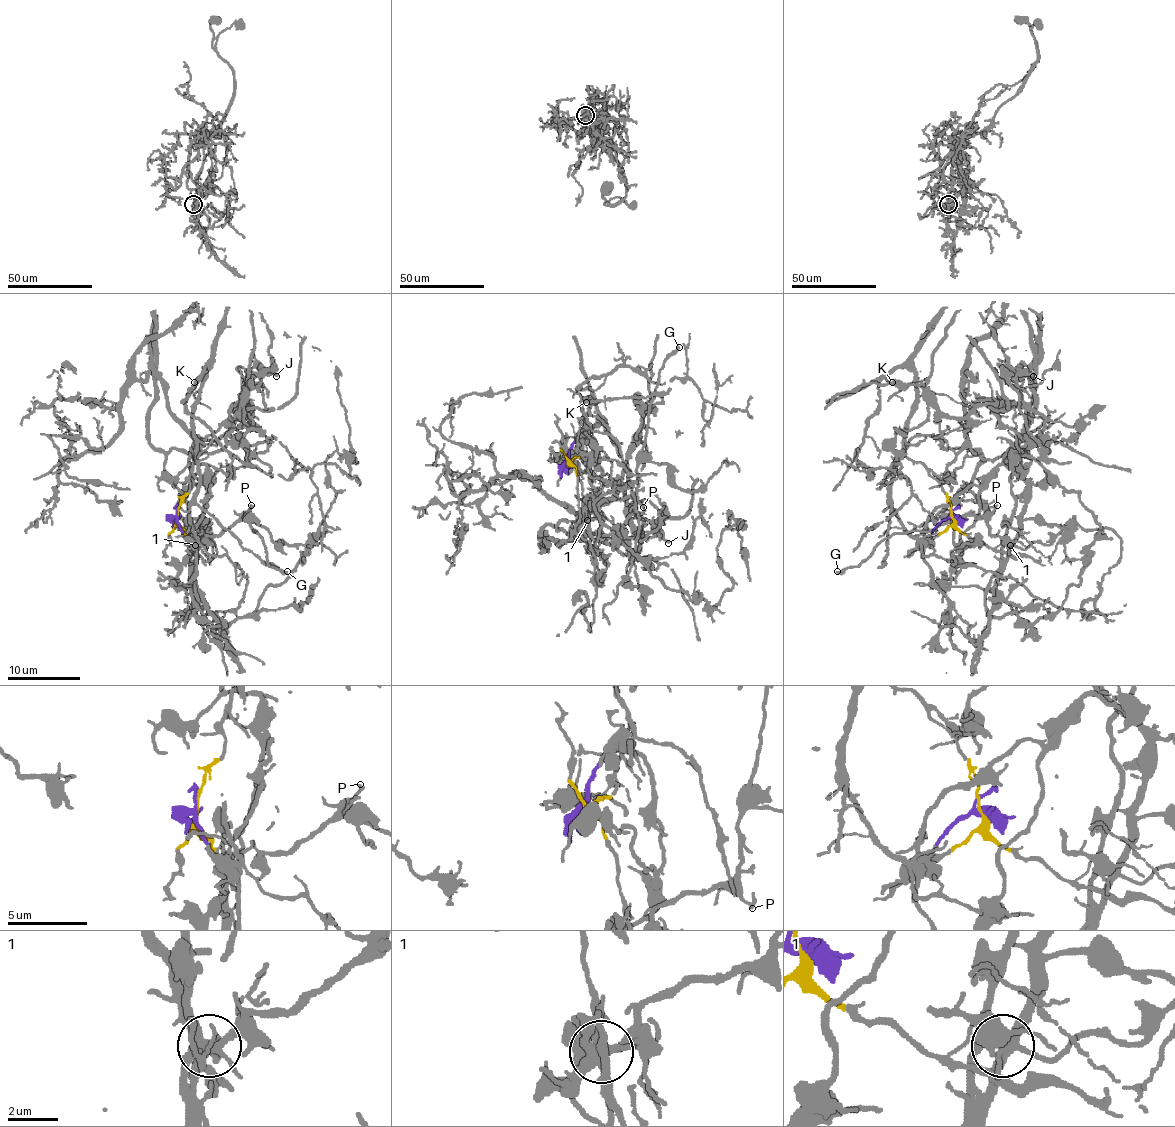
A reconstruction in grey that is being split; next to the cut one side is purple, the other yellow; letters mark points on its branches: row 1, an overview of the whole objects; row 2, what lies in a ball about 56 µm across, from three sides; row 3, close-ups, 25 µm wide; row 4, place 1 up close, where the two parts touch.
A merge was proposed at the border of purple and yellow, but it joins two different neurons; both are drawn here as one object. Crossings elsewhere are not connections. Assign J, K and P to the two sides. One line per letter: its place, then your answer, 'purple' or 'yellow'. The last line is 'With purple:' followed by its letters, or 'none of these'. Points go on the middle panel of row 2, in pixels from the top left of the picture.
J: place (668, 543); purple
K: place (586, 402); yellow
P: place (643, 507); purple
With purple: J, P

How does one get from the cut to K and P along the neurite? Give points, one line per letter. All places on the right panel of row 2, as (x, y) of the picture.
K: (952, 515), (941, 482), (905, 455), (903, 436), (916, 398), (914, 372), (896, 367), (885, 378), (892, 381)
P: (950, 515), (925, 535), (937, 508), (1004, 457), (1026, 495), (1010, 546), (990, 533), (997, 504)

